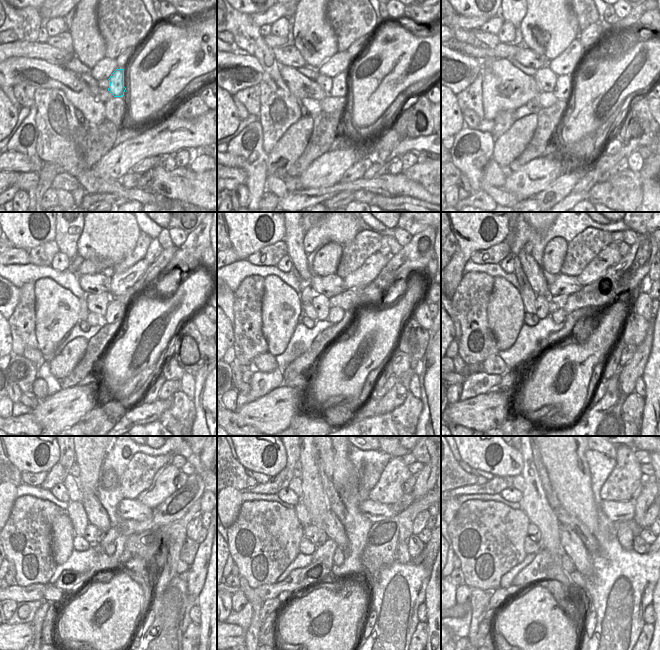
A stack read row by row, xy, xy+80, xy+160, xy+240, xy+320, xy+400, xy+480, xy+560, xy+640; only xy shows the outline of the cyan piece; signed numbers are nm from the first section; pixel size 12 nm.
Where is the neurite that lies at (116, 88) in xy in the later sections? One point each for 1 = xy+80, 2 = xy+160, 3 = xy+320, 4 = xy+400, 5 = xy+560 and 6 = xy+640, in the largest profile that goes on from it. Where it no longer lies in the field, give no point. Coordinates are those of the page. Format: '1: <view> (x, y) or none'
1: xy+80 (340, 82)
2: xy+160 (564, 84)
3: xy+320 (336, 314)
4: xy+400 (558, 316)
5: xy+560 (339, 556)
6: xy+640 (567, 564)

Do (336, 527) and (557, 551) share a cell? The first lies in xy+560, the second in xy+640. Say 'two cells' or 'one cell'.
two cells

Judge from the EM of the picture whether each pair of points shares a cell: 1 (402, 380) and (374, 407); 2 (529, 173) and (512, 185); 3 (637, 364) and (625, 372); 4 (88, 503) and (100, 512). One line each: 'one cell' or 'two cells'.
1: one cell
2: one cell
3: one cell
4: one cell

